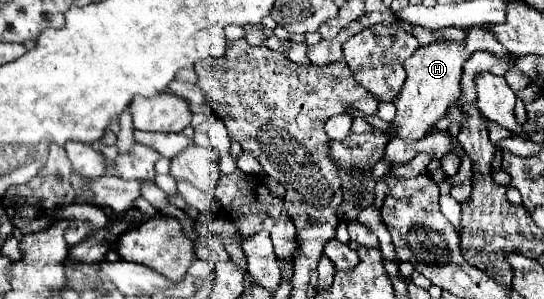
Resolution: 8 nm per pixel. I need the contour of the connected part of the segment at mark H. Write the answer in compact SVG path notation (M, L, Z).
M487 26L485 28L469 28L463 42L441 40L441 42L435 42L429 46L419 46L415 50L415 54L405 64L407 80L395 100L397 116L393 118L393 126L397 128L397 136L417 140L429 132L429 128L461 96L459 82L461 82L463 64L471 58L473 52L479 52L479 50L487 50L505 62L513 62L513 56L507 52L507 48L503 48L503 44L499 44L499 40L495 40L495 34Z

